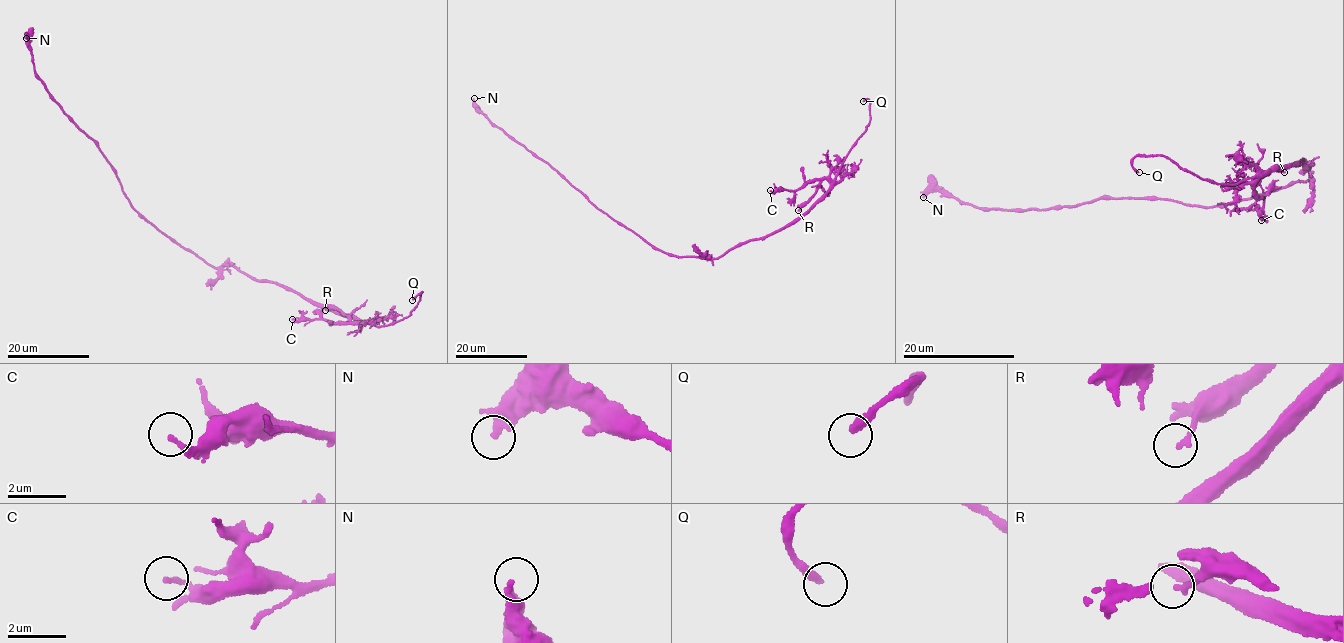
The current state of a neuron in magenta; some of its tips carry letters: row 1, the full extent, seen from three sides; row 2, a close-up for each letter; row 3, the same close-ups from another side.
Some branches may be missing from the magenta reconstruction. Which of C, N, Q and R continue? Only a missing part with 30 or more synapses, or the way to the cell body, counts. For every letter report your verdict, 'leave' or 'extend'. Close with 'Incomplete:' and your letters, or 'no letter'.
C: leave
N: leave
Q: extend
R: leave
Incomplete: Q

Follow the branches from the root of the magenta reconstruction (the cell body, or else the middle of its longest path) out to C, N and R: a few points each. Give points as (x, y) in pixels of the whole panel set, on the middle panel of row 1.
C: (676, 255), (716, 259), (767, 237), (803, 216), (830, 184), (815, 178), (793, 190), (770, 190)
N: (676, 255), (655, 249), (596, 208), (586, 194), (489, 121), (476, 108), (474, 98)
R: (676, 255), (716, 259), (737, 245), (783, 229), (803, 216), (828, 189), (830, 184), (826, 179), (798, 210)

